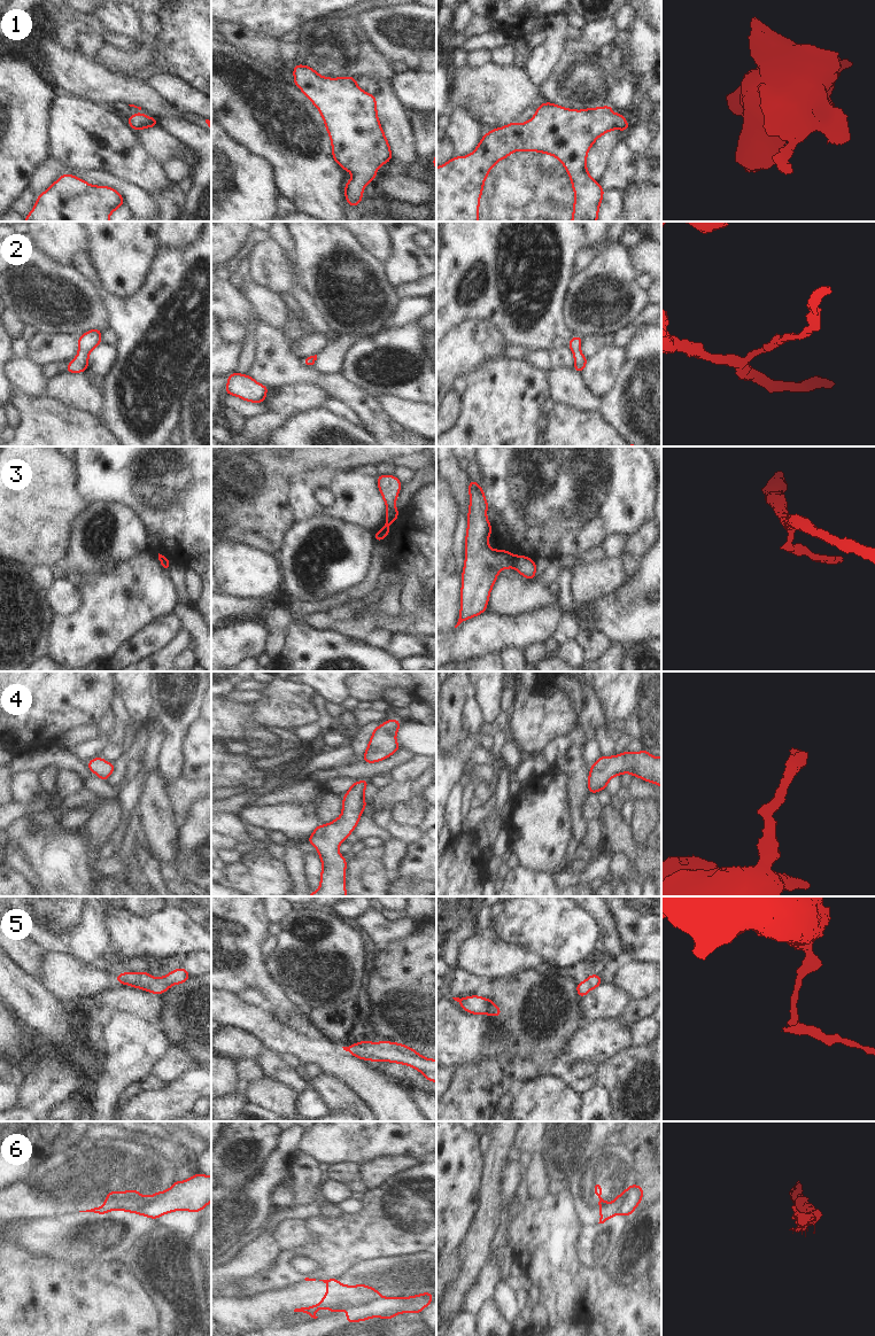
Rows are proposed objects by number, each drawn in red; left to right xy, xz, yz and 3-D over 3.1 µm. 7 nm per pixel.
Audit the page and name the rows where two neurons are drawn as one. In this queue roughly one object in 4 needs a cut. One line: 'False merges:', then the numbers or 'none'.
False merges: 3, 6

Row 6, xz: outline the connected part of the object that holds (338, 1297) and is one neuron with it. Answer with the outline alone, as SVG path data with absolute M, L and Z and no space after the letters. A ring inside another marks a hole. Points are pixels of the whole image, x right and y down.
M338 1279L319 1281L323 1281L327 1285L325 1297L313 1306L295 1308L294 1312L309 1313L311 1318L317 1319L318 1316L315 1312L319 1308L330 1308L330 1314L332 1314L336 1311L363 1306L381 1298L375 1288L370 1288L366 1284L342 1285Z

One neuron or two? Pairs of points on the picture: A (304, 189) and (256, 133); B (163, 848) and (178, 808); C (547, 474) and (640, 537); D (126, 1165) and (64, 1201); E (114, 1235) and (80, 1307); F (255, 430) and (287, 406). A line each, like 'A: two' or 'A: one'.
A: one
B: two
C: two
D: one
E: two
F: one

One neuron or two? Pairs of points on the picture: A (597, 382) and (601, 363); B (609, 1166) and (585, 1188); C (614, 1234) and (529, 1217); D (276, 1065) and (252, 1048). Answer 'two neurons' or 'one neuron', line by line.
A: one neuron
B: one neuron
C: two neurons
D: two neurons

